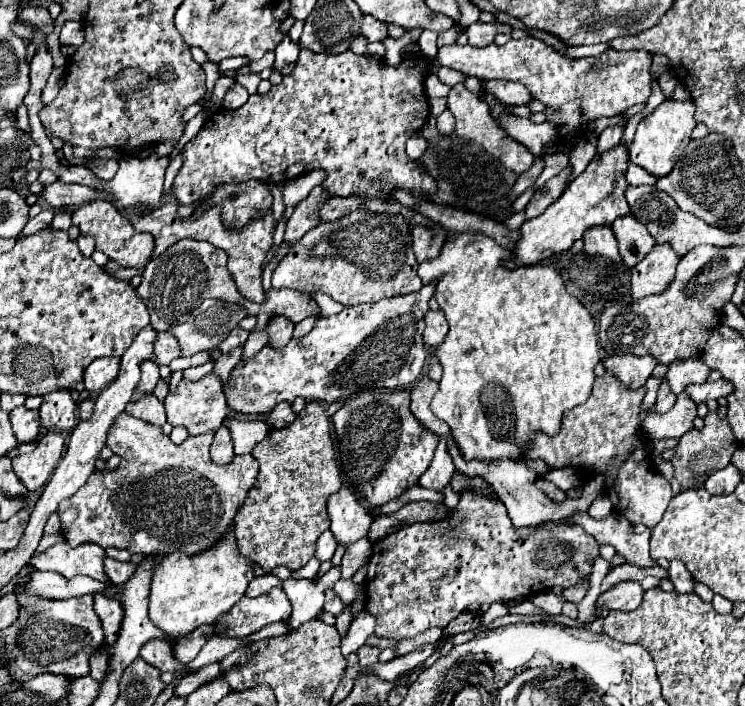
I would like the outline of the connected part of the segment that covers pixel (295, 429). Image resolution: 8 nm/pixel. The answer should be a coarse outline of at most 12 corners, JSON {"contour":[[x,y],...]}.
{"contour":[[308,402],[252,456],[234,518],[264,572],[298,570],[342,486],[324,406]]}

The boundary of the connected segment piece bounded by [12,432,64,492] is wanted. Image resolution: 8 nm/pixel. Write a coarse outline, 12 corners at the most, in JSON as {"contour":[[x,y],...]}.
{"contour":[[48,432],[32,454],[12,458],[30,490],[42,490],[64,452],[64,438]]}

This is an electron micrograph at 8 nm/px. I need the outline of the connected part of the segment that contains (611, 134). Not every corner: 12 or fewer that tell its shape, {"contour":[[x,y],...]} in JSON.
{"contour":[[624,124],[606,128],[598,136],[598,154],[622,140]]}

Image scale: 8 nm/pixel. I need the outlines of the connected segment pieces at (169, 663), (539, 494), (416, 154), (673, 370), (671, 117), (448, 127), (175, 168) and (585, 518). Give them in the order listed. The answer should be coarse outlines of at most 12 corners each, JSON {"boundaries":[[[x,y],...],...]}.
{"boundaries":[[[164,638],[144,644],[140,656],[160,672],[176,672],[184,666],[172,656]],[[446,448],[464,476],[480,476],[518,528],[554,518],[524,460],[468,460]],[[420,134],[406,144],[406,154],[412,160],[424,154],[428,142]],[[674,360],[668,374],[674,394],[710,376],[704,360]],[[664,100],[630,144],[654,176],[674,168],[692,140],[694,102]],[[442,112],[438,118],[438,130],[448,134],[454,130],[452,112]],[[180,154],[170,162],[164,177],[164,195],[171,191],[183,158]],[[578,512],[582,526],[598,544],[612,544],[628,564],[656,566],[650,558],[652,528],[642,534],[620,516],[594,520]]]}

